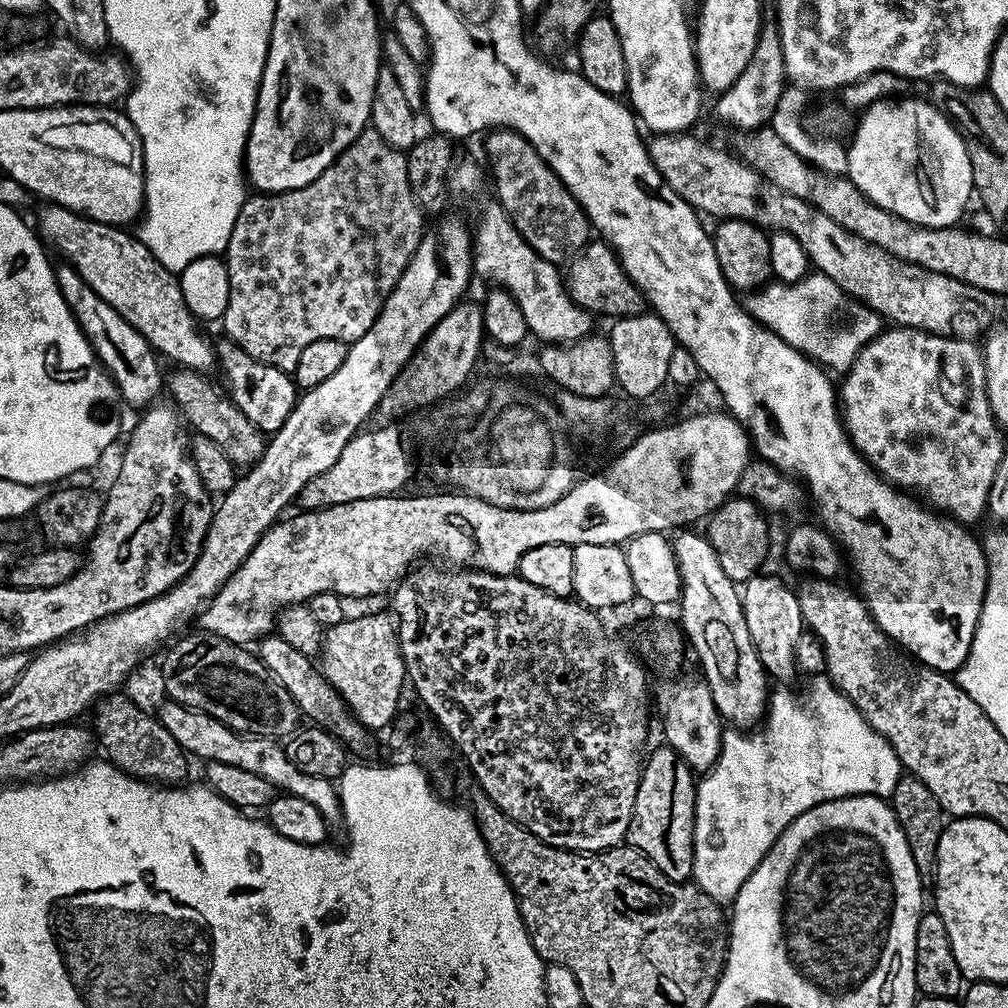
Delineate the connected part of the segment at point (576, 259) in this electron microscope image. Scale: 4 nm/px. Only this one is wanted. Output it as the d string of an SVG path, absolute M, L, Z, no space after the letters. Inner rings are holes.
M589 242L571 257L566 268L566 291L580 308L587 312L611 318L634 316L645 307L646 301L637 290L629 276L624 273L624 267L615 252L603 242Z

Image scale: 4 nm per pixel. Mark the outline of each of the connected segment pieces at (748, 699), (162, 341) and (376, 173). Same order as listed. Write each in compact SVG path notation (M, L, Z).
M684 530L675 537L674 551L676 553L676 565L680 571L680 624L683 639L696 651L700 659L700 668L704 671L703 683L712 691L714 706L720 711L721 721L728 720L733 729L752 730L763 721L768 706L770 695L770 677L764 670L764 664L758 658L754 642L750 638L750 630L746 630L746 618L744 617L744 601L737 585L722 571L718 563L718 554L714 554L714 546L710 546L707 535L700 536L696 530Z
M45 208L48 209L41 214L38 229L41 241L49 249L57 248L66 263L78 270L82 282L86 282L102 302L110 302L165 361L173 360L173 365L205 374L217 367L213 341L208 341L196 329L198 321L186 306L186 298L182 298L179 275L162 266L155 251L143 239L136 237L135 240L130 233L123 232L123 227L103 224L68 208Z
M365 130L346 151L340 153L340 157L333 164L322 170L318 178L314 178L314 182L285 192L252 194L252 197L238 208L234 230L228 239L226 263L230 278L230 302L226 302L226 310L222 317L223 335L233 340L242 350L246 350L246 354L250 354L255 360L261 360L263 364L280 368L289 374L295 373L298 354L302 354L302 350L306 350L310 342L318 342L322 338L334 338L349 345L353 340L362 338L362 334L366 334L366 330L374 326L379 312L383 310L383 304L394 290L399 276L406 270L421 237L426 232L422 214L424 212L412 195L410 180L407 178L407 160L407 155L401 149L389 146L382 138L382 134L374 130Z

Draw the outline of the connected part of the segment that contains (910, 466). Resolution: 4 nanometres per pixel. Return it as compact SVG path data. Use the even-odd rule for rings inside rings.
M892 326L881 331L863 350L858 354L858 358L852 363L851 368L843 373L838 384L838 407L842 413L843 423L856 451L871 464L875 472L880 473L890 484L895 484L901 490L913 490L917 488L921 492L919 495L937 513L947 514L951 519L964 526L972 526L976 519L985 515L988 506L988 495L990 486L994 482L994 474L1006 455L1004 440L1000 437L1001 425L996 423L990 410L990 402L986 394L986 370L984 369L984 353L981 345L967 344L964 340L947 340L944 336L935 336L932 330L921 330L918 328L906 328L903 326Z

